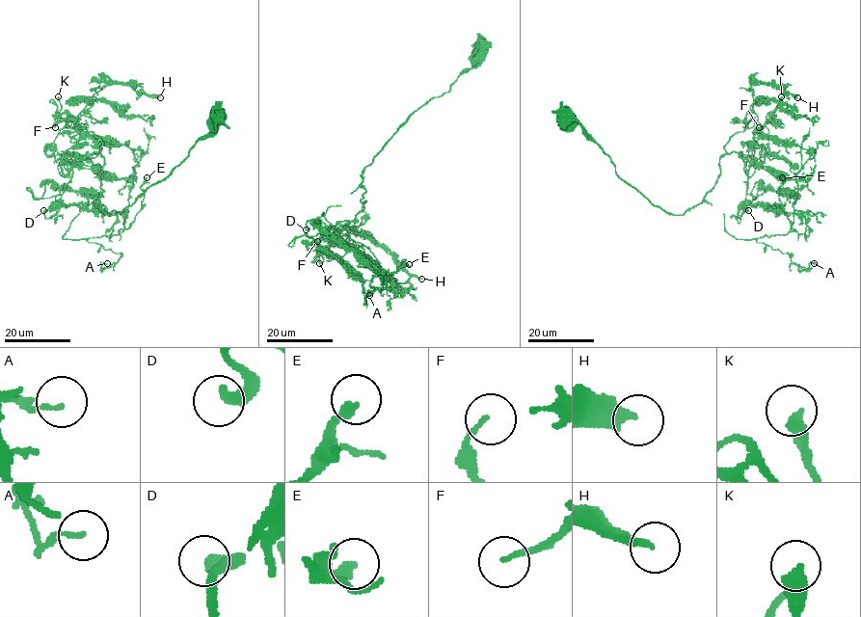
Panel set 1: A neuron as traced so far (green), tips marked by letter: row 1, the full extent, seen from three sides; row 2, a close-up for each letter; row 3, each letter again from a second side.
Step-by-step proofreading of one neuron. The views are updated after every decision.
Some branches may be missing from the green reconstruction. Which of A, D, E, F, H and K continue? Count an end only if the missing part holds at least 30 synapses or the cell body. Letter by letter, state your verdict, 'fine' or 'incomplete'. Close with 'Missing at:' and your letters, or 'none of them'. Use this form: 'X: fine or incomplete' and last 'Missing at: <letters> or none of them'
A: fine
D: fine
E: fine
F: fine
H: fine
K: fine
Missing at: none of them

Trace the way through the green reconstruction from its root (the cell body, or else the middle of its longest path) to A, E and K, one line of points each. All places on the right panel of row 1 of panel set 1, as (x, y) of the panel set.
A: (567, 116), (674, 214), (734, 151), (803, 179), (790, 231), (757, 242), (799, 271), (814, 263)
E: (567, 116), (621, 179), (674, 214), (702, 201), (719, 159), (736, 151), (807, 183), (792, 228), (782, 177)
K: (567, 116), (621, 179), (682, 214), (713, 186), (722, 156), (754, 154), (781, 96)

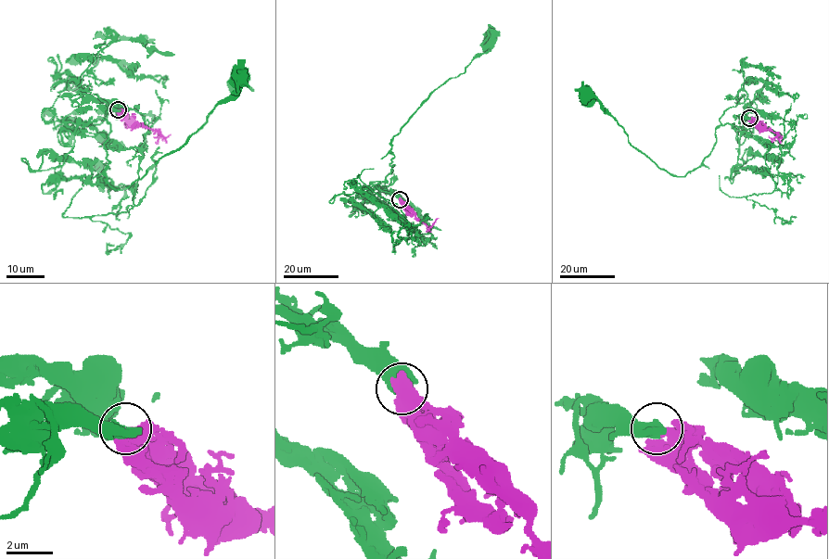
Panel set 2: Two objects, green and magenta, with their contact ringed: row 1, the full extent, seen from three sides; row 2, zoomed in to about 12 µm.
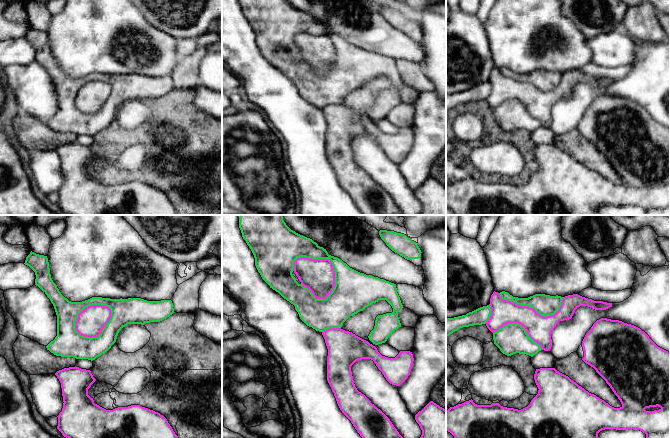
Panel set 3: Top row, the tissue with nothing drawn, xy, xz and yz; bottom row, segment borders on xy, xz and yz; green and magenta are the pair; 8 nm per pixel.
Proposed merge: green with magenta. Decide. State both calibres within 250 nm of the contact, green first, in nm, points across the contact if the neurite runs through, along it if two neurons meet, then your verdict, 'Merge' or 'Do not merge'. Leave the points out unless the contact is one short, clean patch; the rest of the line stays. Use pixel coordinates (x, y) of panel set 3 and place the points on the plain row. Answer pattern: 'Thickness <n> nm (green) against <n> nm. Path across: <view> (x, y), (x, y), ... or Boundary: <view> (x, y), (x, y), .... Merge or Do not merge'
Thickness 260 nm (green) against 260 nm. Merge

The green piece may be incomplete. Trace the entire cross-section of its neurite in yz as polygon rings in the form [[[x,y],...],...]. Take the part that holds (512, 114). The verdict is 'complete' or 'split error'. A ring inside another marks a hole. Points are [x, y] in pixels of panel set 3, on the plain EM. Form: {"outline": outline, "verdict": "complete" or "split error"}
{"outline": [[[494,67],[489,81],[480,83],[466,91],[446,94],[446,113],[463,103],[485,100],[493,109],[494,120],[503,130],[511,132],[519,129],[533,133],[541,126],[550,127],[553,105],[559,97],[571,95],[575,86],[580,82],[606,86],[612,83],[612,79],[594,77],[578,70],[565,73],[535,70],[528,74],[518,74],[505,67],[500,69]]], "verdict": "split error"}

